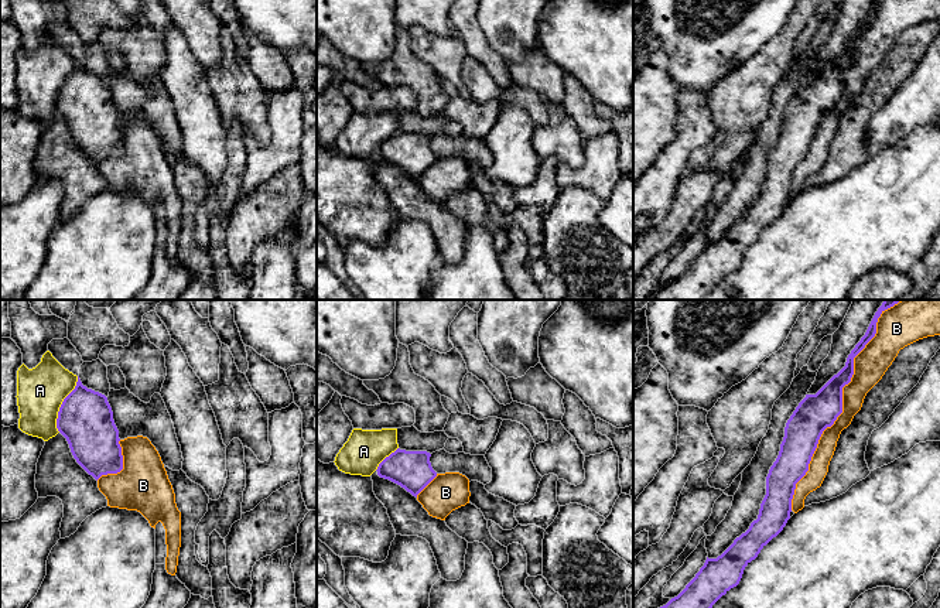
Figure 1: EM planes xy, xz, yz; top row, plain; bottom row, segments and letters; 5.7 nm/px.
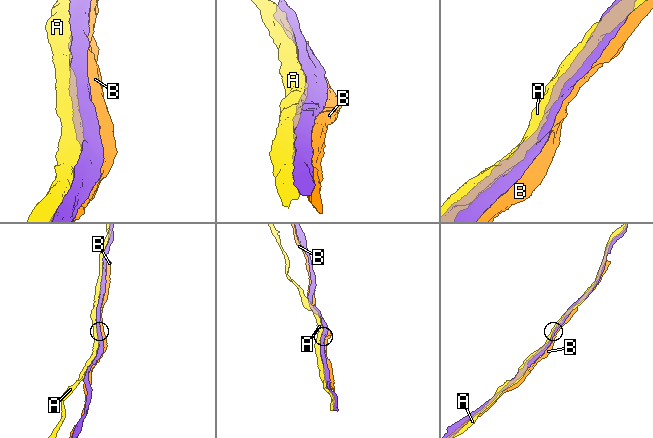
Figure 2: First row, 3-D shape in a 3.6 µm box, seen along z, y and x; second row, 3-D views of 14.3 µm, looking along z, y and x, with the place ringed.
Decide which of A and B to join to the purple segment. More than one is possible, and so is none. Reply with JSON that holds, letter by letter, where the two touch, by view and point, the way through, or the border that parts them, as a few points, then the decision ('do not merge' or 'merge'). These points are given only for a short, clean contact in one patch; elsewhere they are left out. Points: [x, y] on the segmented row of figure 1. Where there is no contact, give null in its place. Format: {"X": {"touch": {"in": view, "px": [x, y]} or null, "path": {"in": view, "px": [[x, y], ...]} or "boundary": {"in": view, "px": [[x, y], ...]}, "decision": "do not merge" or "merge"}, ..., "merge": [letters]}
{"A": {"touch": {"in": "xy", "px": [61, 405]}, "decision": "do not merge"}, "B": {"touch": {"in": "yz", "px": [841, 402]}, "decision": "do not merge"}, "merge": []}

